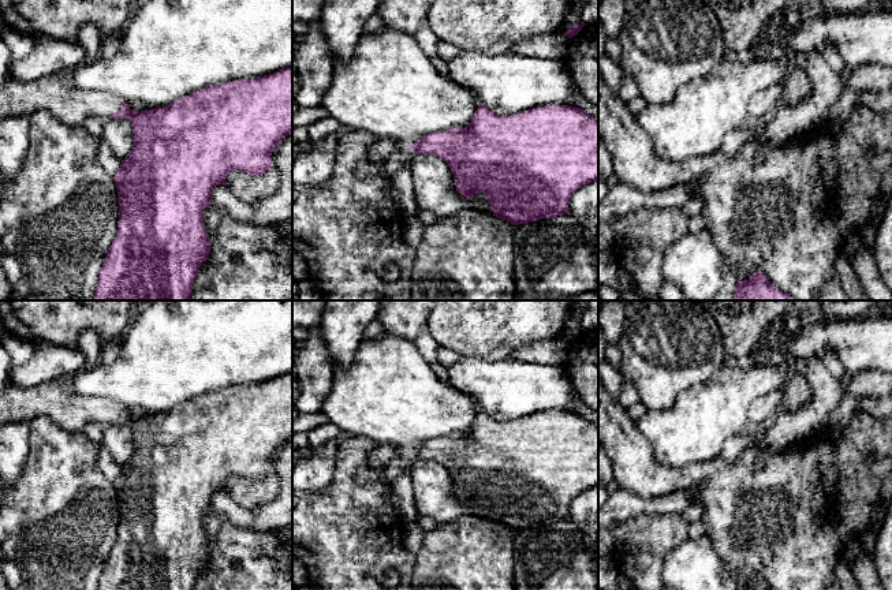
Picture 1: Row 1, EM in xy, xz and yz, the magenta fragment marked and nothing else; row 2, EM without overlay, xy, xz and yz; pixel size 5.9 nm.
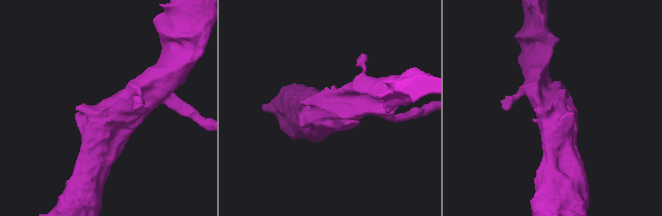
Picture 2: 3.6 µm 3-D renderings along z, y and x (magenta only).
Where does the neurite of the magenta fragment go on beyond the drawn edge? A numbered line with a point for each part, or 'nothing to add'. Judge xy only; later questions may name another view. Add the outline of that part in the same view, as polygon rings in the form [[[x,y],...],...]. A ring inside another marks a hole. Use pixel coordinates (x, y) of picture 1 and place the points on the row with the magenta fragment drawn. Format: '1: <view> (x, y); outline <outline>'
1: xy (73, 107); outline [[[59,74],[30,83],[14,79],[0,87],[0,119],[30,116],[46,109],[64,124],[82,126],[87,117],[109,120],[122,109],[123,101],[101,90],[78,90],[67,86]]]

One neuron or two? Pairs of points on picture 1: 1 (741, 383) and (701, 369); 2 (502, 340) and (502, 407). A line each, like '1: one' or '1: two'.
1: two
2: two

